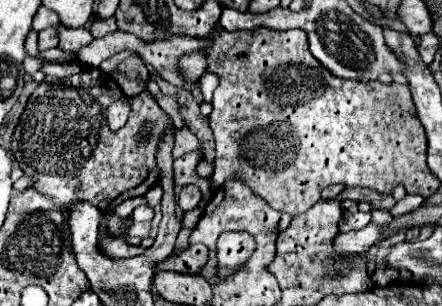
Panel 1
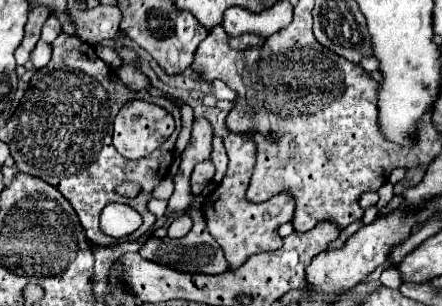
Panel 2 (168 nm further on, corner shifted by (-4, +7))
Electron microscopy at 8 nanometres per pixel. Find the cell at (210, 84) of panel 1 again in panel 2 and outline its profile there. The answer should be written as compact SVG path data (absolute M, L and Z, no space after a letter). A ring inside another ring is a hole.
M214 81L212 83L212 97L216 97L216 99L228 99L228 101L232 101L232 97L234 97L234 93L232 93L232 89L228 89L222 81Z

